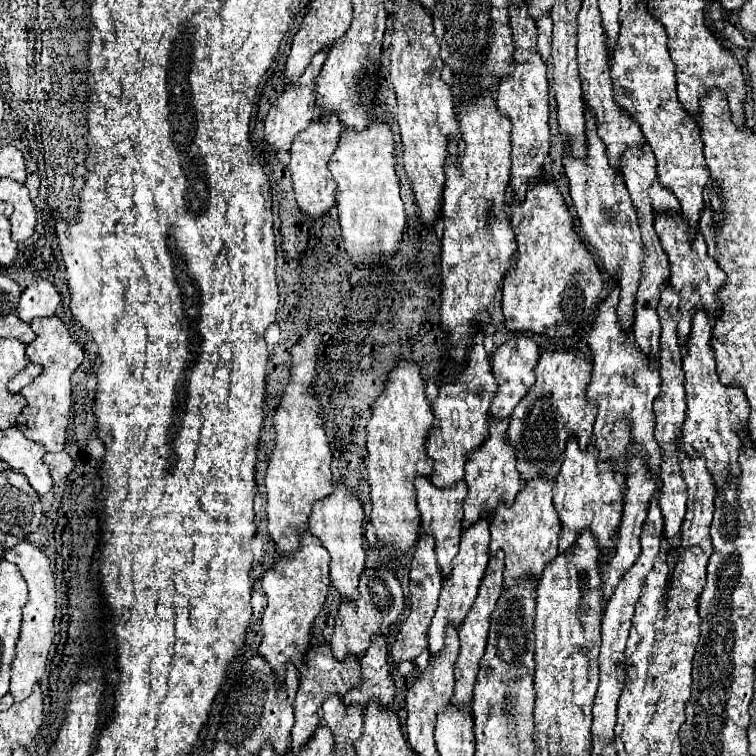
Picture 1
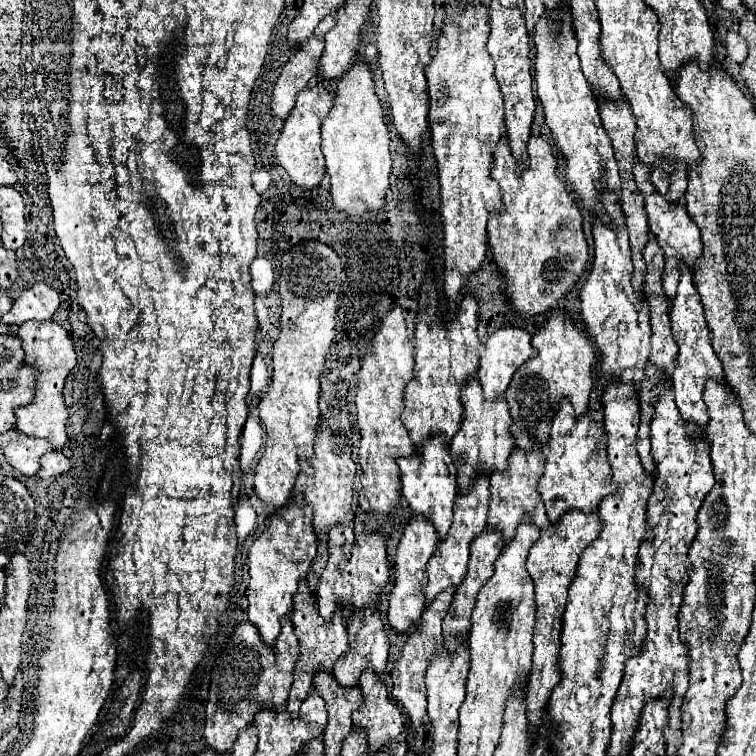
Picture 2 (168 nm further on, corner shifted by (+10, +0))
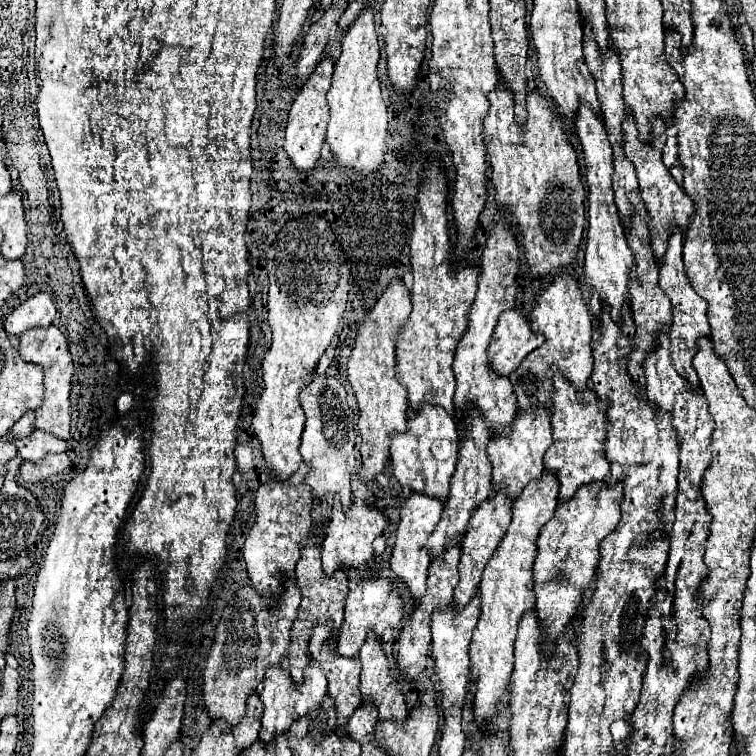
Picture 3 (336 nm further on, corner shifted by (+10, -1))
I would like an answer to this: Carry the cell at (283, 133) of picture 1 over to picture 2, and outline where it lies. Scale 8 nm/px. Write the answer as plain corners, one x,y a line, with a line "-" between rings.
335,14
327,16
317,26
317,32
313,32
313,36
283,66
283,72
277,80
273,96
271,96
271,114
275,118
279,118
279,120
289,118
289,112
293,110
297,94
317,74
319,58
321,58
323,46
325,46
325,34
333,28
333,24
335,24

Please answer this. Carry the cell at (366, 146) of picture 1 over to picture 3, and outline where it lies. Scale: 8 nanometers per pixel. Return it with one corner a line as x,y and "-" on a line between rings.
373,7
363,9
355,19
355,23
345,33
341,41
343,51
335,63
333,83
331,89
327,91
327,103
331,111
327,127
327,143
331,145
331,153
337,157
341,167
365,173
365,177
371,177
371,173
381,169
385,153
385,135
387,135
387,107
381,99
381,87
377,75
381,53
373,17
375,17

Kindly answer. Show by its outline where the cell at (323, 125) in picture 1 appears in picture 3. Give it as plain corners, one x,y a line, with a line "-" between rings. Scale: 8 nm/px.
321,59
311,73
311,77
305,81
305,85
299,89
291,111
289,111
289,123
285,129
285,151
291,159
291,163
299,171
309,171
315,167
319,159
321,145
325,141
325,129
329,121
329,109
327,109
327,89
331,87
331,77
333,77
333,59

